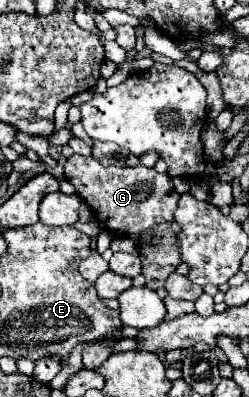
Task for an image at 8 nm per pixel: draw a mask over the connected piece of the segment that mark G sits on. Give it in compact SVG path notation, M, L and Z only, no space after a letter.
M72 155L64 165L64 175L76 187L76 193L96 211L100 227L114 235L144 233L158 223L174 221L180 195L176 193L172 179L152 167L104 167L94 157Z

